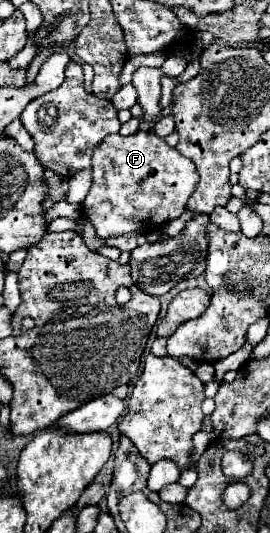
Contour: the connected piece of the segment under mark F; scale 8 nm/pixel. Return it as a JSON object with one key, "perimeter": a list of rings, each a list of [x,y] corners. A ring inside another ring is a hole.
{"perimeter":[[[139,130],[133,136],[107,136],[95,148],[93,186],[81,206],[99,238],[121,236],[139,232],[139,222],[157,228],[179,218],[197,182],[195,164],[153,132]]]}

